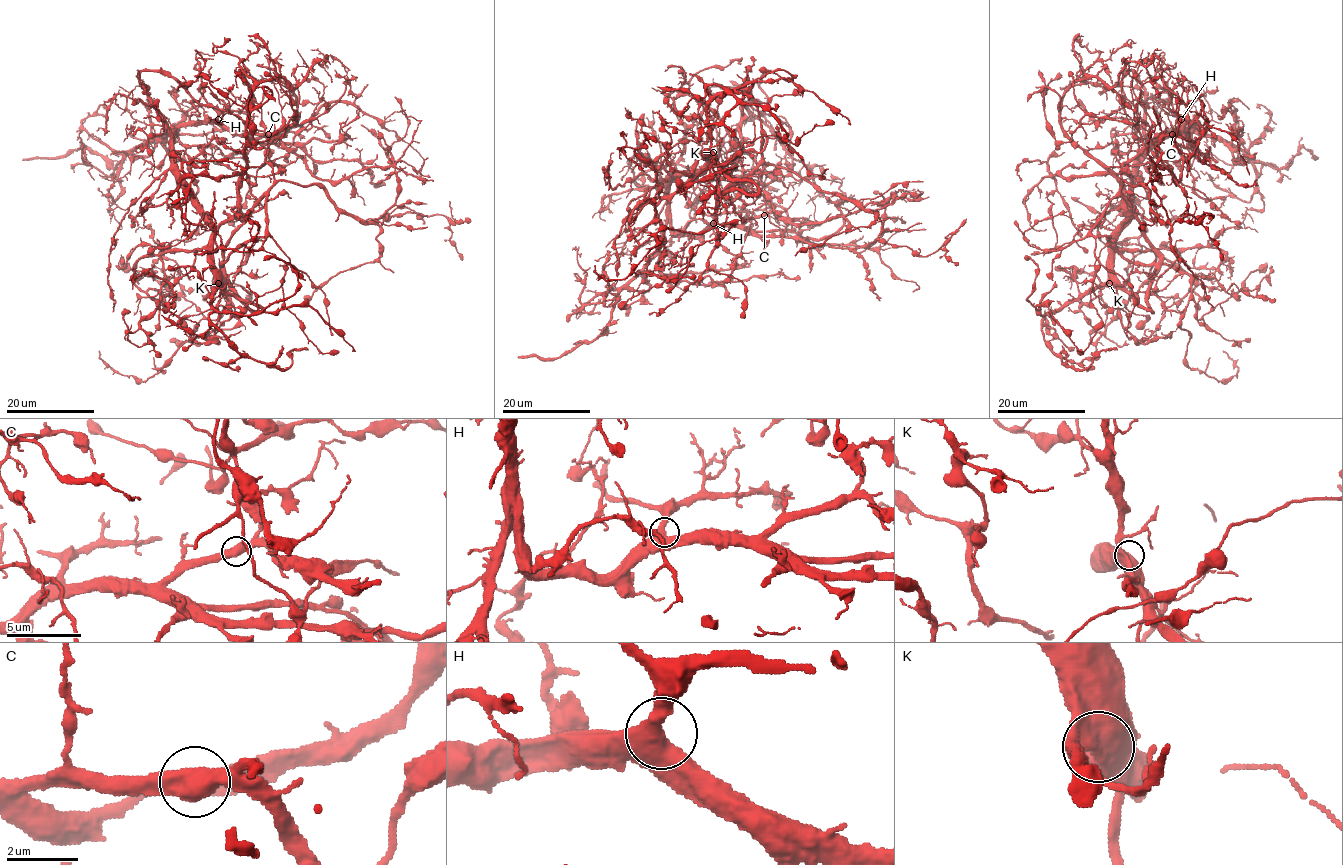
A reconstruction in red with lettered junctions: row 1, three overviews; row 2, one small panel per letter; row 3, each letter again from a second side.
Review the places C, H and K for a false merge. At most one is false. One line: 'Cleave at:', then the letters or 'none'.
Cleave at: none

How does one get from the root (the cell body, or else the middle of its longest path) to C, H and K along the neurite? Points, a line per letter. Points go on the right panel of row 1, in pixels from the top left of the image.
C: (1132, 198), (1134, 165), (1160, 141), (1184, 135), (1195, 124), (1187, 122), (1182, 133), (1172, 133)
H: (1132, 198), (1134, 165), (1160, 141), (1184, 135), (1192, 127), (1193, 120), (1181, 119)
K: (1132, 198), (1128, 206), (1128, 219), (1118, 231), (1113, 247), (1109, 283)

